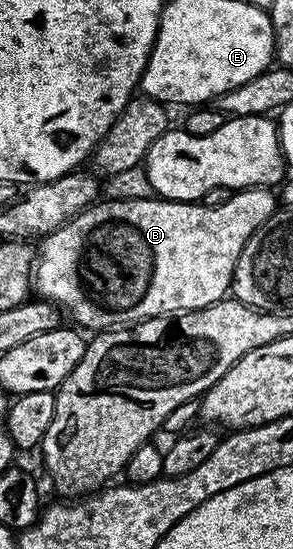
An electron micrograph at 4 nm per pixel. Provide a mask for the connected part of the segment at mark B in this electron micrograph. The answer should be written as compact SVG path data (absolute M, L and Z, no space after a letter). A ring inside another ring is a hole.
M249 187L242 191L236 191L231 194L229 201L216 207L206 207L201 201L176 203L174 199L161 199L158 197L142 199L141 201L113 201L104 198L102 201L92 203L80 215L73 217L70 223L52 231L50 235L42 240L43 248L41 246L38 248L37 262L33 267L33 287L43 299L50 300L58 305L66 314L68 311L80 323L75 322L80 328L88 327L91 333L123 329L132 323L141 323L144 319L152 319L158 315L170 315L176 311L196 311L202 307L208 307L220 302L232 290L235 266L241 257L241 249L245 245L245 241L249 241L252 233L270 215L274 215L276 210L276 192L266 187Z

